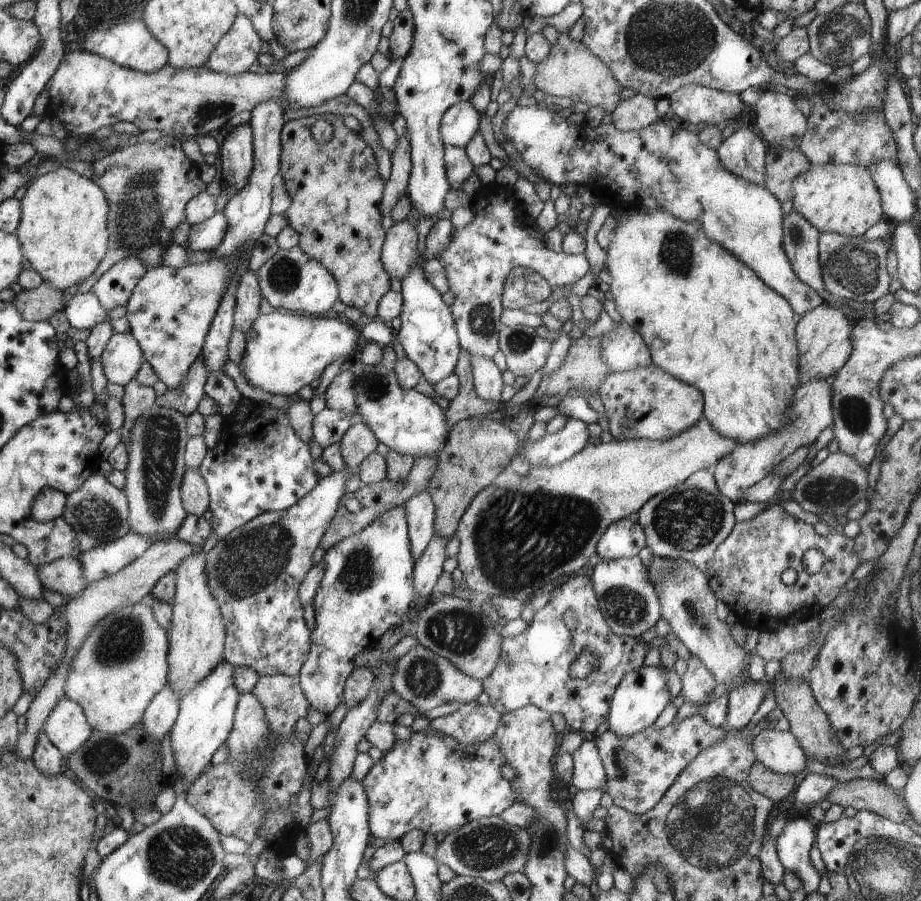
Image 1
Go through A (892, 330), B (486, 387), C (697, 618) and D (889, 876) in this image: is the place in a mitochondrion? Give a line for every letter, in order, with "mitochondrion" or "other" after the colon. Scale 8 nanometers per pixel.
A: other
B: other
C: mitochondrion
D: mitochondrion

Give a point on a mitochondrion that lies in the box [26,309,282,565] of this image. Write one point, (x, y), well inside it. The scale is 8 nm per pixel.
(161, 436)

